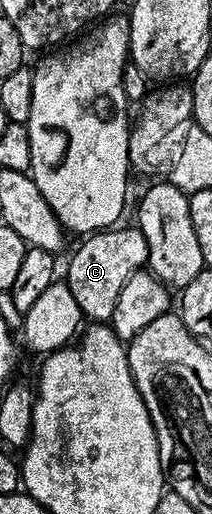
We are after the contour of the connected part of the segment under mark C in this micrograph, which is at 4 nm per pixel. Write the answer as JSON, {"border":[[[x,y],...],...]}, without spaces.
{"border":[[[110,227],[102,229],[100,233],[88,234],[69,261],[69,290],[71,295],[75,295],[75,303],[79,303],[82,318],[93,323],[112,322],[123,283],[127,283],[133,273],[144,270],[149,260],[147,239],[141,234],[140,228],[121,228]]]}

